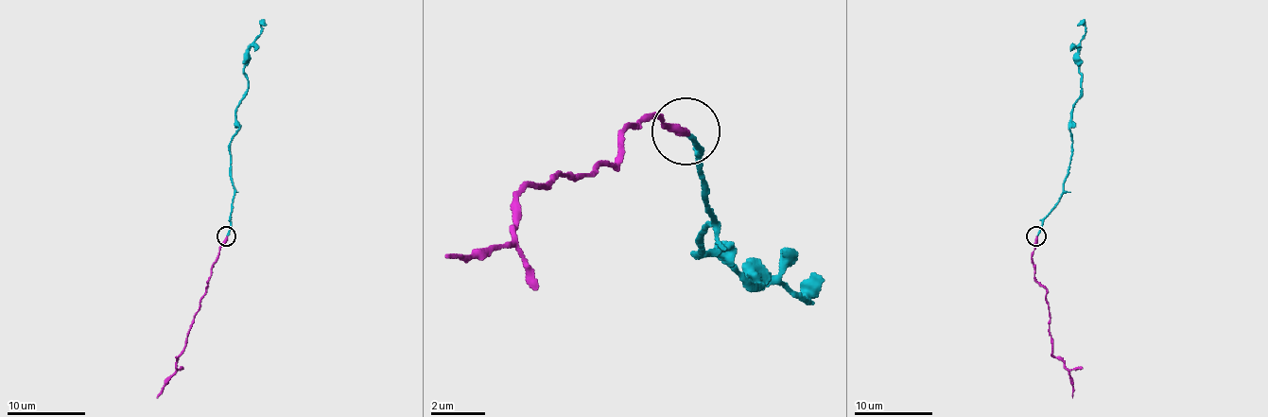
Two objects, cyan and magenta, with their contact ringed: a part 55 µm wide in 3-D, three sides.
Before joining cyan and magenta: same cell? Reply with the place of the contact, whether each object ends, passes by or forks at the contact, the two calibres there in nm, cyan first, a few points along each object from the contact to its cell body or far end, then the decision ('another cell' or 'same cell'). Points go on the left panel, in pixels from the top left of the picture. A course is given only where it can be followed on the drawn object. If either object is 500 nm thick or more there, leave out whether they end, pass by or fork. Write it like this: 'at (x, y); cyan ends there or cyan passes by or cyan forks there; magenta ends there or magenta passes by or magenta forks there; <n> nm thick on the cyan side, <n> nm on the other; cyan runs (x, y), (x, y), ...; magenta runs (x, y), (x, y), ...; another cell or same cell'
at (226, 236); cyan ends there; magenta ends there; 150 nm thick on the cyan side, 280 nm on the other; cyan runs (226, 235), (234, 192), (230, 153), (235, 112), (247, 91), (243, 55), (265, 26); magenta runs (226, 235), (226, 243), (173, 376), (157, 398); another cell

